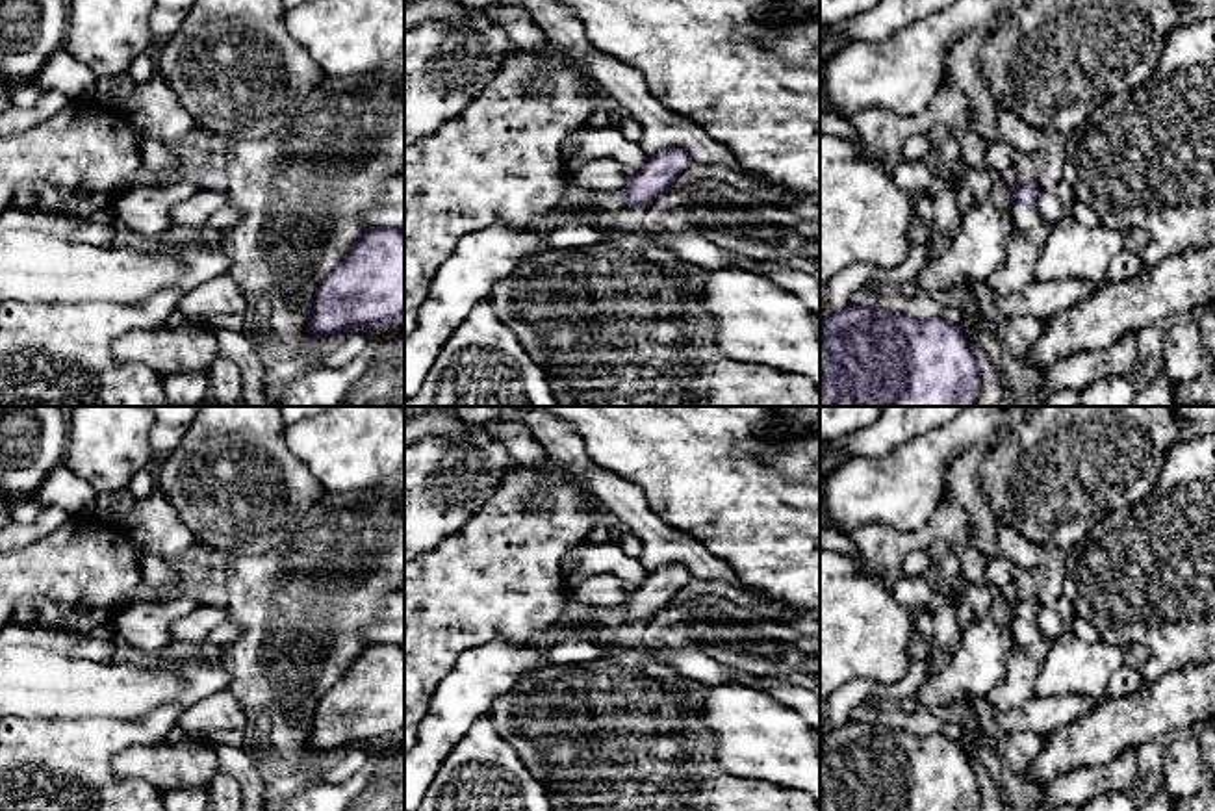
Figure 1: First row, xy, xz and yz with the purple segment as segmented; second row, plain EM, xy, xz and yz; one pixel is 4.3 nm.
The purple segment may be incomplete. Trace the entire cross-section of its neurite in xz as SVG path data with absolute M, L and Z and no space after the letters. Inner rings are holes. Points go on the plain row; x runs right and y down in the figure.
M677 562L664 564L647 573L647 579L638 588L629 590L625 622L647 622L653 614L666 609L692 579L692 572Z

